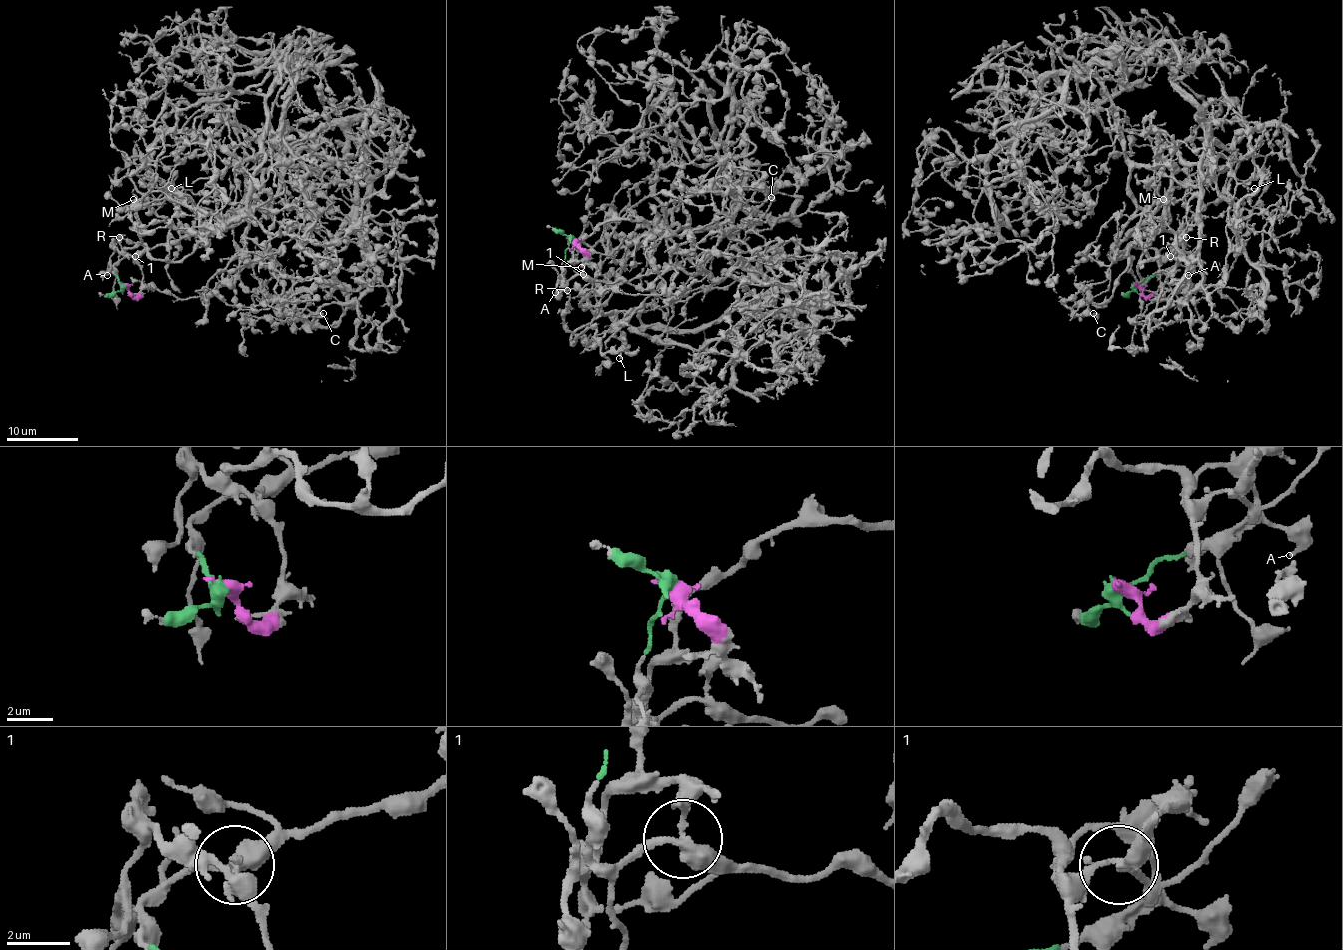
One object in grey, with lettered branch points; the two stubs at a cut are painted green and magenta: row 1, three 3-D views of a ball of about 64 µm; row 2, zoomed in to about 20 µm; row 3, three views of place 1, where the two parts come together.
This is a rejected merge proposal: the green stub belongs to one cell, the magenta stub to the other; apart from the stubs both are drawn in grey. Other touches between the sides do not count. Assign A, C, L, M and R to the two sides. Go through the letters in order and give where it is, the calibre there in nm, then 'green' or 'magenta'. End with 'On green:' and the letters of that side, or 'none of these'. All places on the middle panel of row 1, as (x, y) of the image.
A: (555, 292) | 320 nm | magenta
C: (771, 197) | 140 nm | magenta
L: (619, 358) | 180 nm | green
M: (581, 267) | 160 nm | magenta
R: (567, 290) | 170 nm | green
On green: L, R

